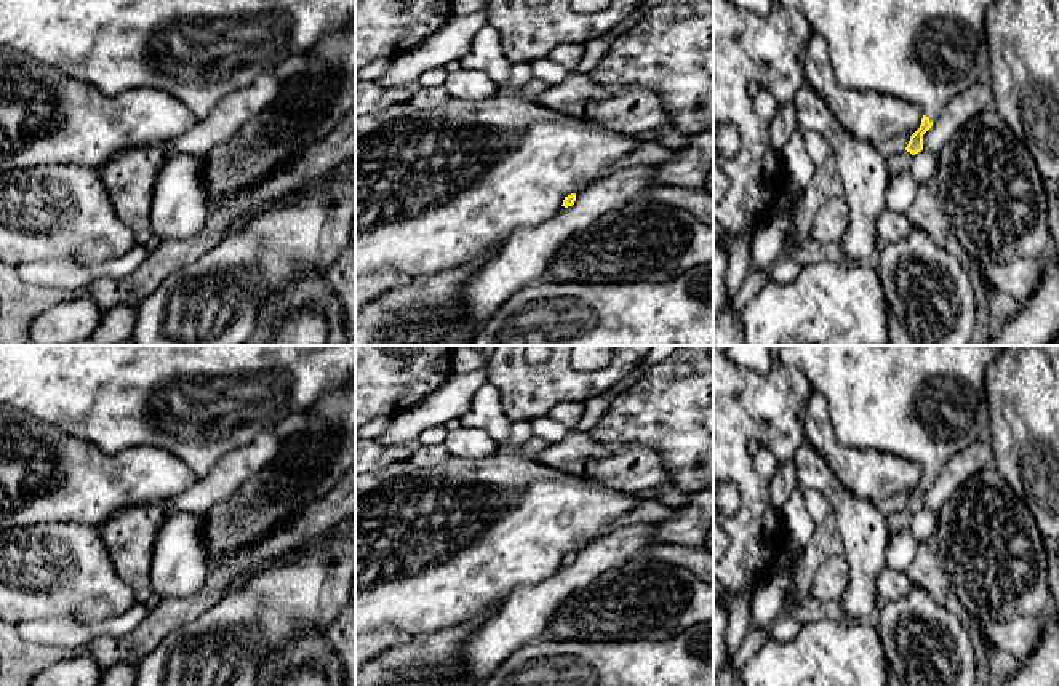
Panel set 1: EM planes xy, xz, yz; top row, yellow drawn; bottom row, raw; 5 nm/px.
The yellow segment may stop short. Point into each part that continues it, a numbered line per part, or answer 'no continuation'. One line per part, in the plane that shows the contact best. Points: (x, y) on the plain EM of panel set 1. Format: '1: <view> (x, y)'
1: yz (925, 403)

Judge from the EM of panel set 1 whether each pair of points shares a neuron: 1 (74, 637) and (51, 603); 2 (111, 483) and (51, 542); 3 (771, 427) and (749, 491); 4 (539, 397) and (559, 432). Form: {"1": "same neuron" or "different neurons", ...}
{"1": "different neurons", "2": "different neurons", "3": "same neuron", "4": "different neurons"}

